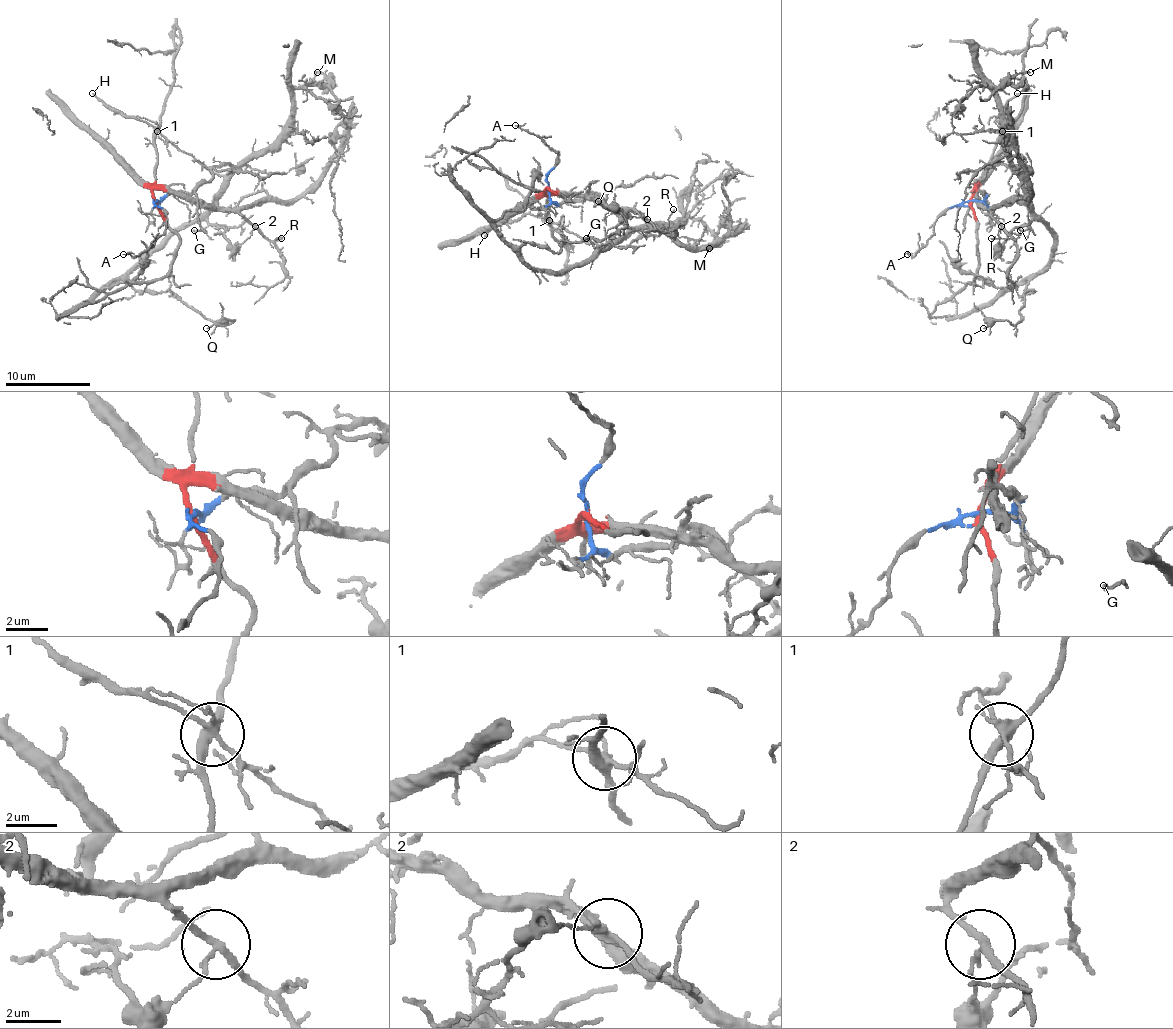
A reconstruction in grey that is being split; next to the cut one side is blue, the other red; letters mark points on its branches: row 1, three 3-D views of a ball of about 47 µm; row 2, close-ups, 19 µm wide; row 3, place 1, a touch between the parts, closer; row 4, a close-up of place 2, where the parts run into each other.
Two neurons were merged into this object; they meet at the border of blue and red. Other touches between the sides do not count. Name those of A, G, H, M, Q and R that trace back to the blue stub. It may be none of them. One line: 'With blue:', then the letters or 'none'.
With blue: A, G, H, M, Q

